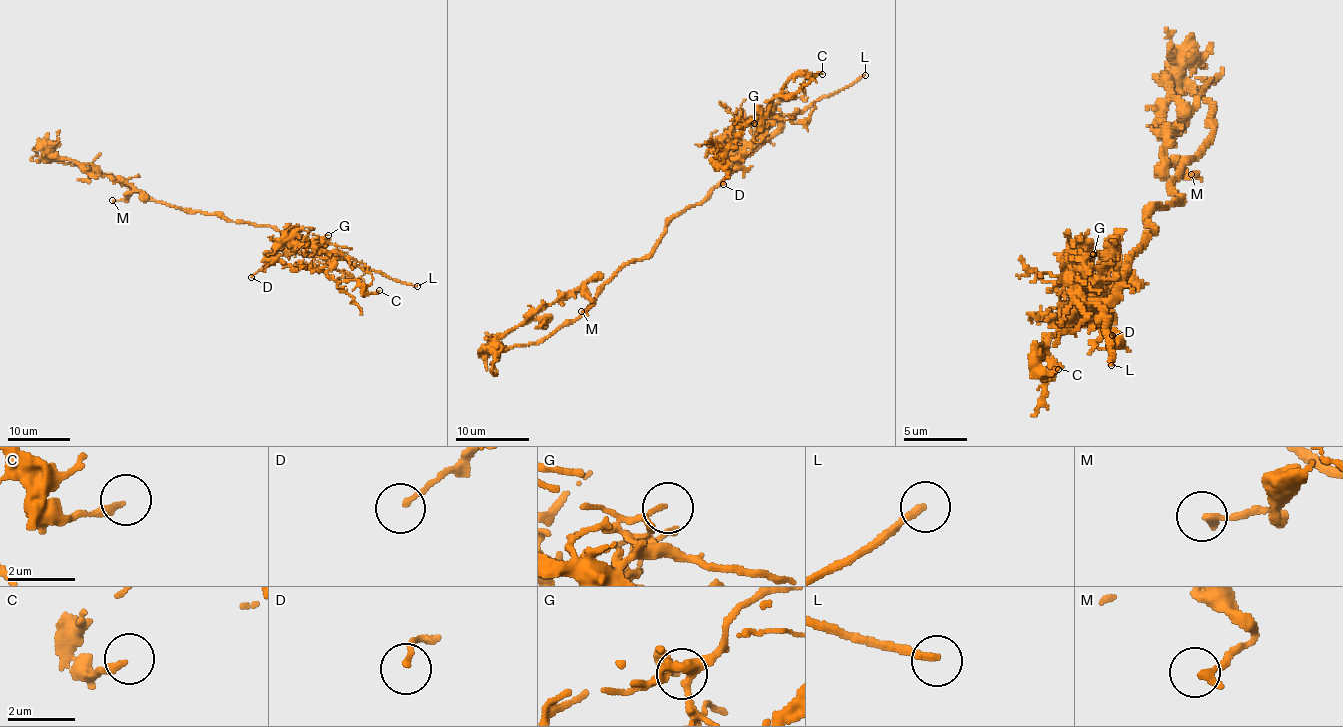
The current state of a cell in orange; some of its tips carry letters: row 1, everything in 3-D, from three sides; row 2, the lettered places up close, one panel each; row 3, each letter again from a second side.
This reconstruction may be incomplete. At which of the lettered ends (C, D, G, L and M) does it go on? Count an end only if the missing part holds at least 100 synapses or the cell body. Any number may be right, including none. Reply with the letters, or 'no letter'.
L

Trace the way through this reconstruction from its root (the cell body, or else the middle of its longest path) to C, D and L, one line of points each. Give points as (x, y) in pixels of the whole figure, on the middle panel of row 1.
C: (628, 264), (642, 261), (667, 223), (724, 179), (739, 149), (770, 120), (770, 102), (789, 79), (822, 74)
D: (628, 264), (724, 179), (753, 138), (747, 123), (715, 146), (723, 184)
L: (628, 264), (642, 261), (667, 223), (703, 199), (738, 160), (778, 129), (783, 118), (851, 86), (865, 75)

